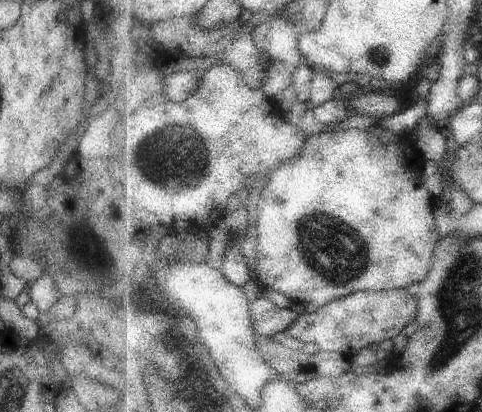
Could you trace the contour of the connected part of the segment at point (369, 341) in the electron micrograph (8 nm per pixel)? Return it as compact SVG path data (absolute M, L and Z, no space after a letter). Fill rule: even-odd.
M408 290L361 291L338 298L312 314L303 313L289 327L286 334L304 343L315 343L321 351L342 353L354 357L367 347L378 347L380 342L393 339L414 322L419 302Z

